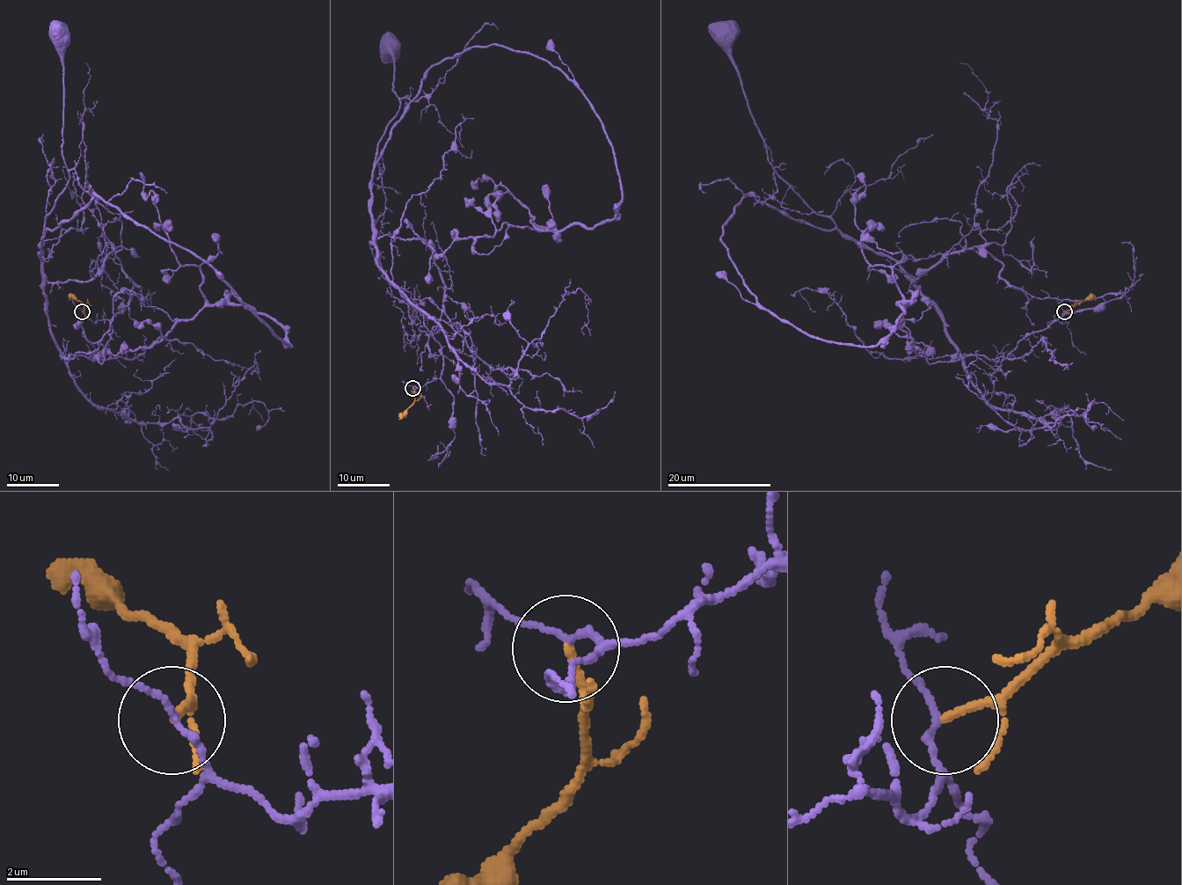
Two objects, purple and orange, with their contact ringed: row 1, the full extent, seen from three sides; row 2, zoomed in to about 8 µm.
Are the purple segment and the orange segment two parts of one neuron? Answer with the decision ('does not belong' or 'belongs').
does not belong

